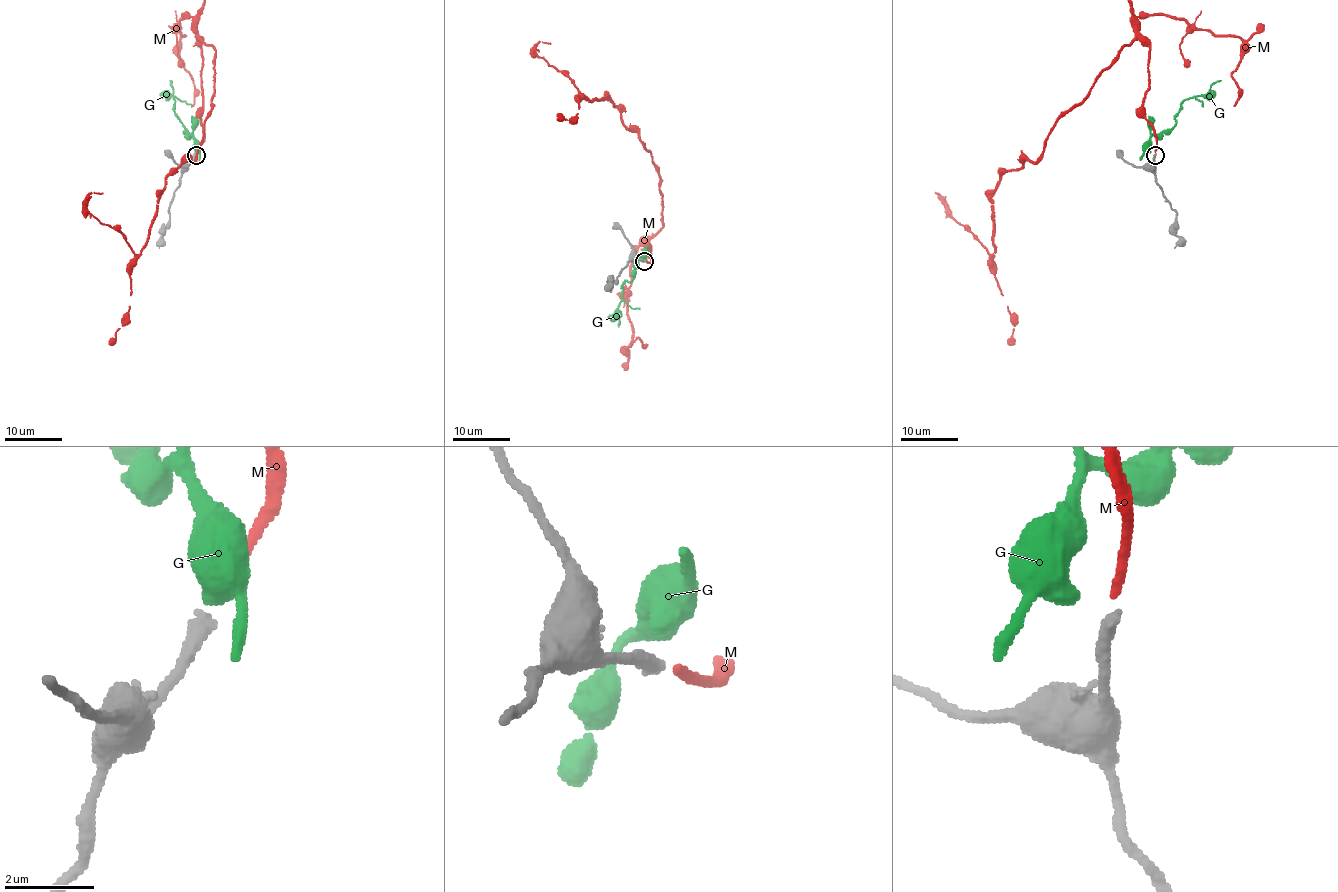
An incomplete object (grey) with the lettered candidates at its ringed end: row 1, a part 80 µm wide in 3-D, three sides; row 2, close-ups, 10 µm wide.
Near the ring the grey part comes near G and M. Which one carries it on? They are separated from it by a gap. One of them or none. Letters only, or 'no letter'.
M

